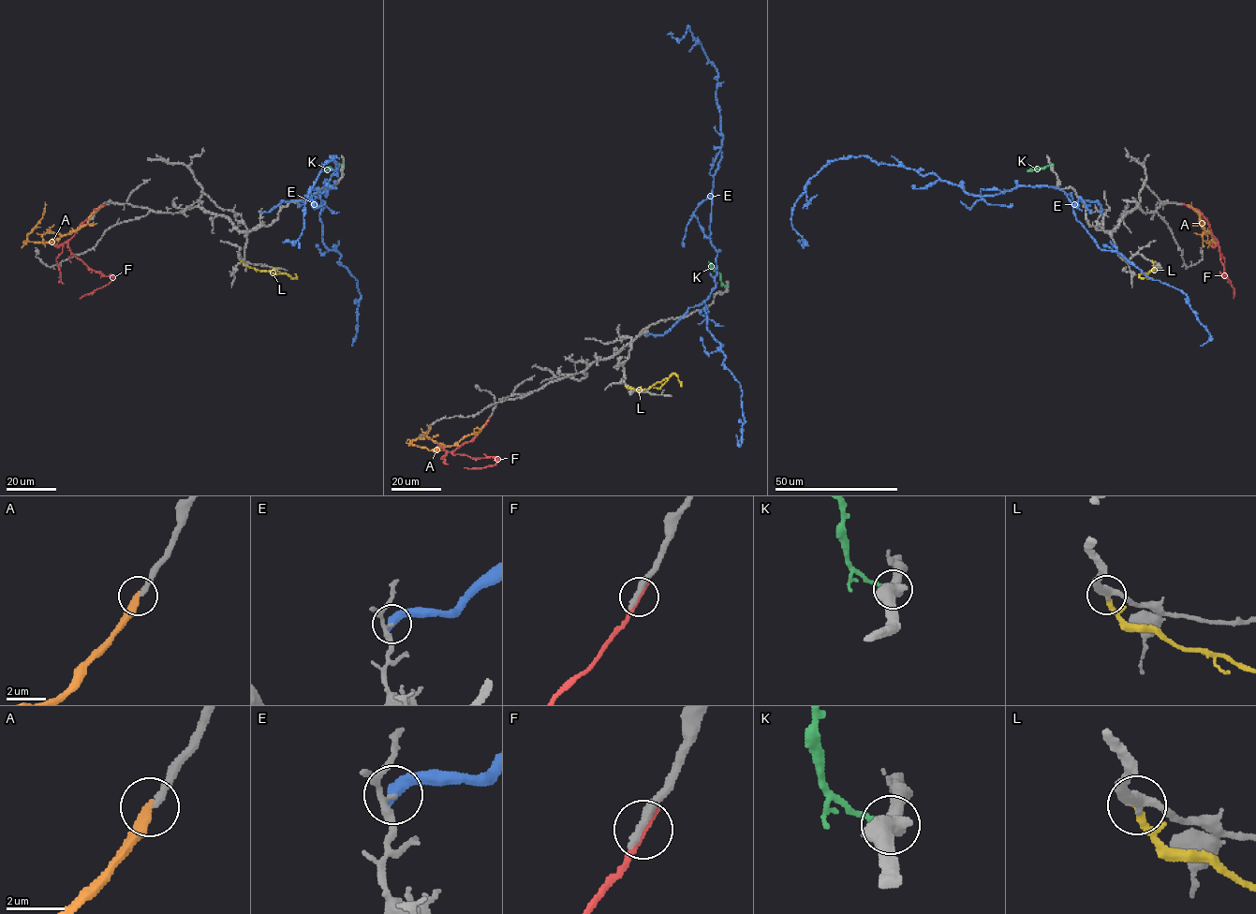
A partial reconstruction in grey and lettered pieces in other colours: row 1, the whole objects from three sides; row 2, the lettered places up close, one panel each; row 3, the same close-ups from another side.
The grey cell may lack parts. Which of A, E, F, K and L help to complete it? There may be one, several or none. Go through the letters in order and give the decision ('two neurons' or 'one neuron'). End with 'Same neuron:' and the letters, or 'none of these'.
A: one neuron
E: two neurons
F: two neurons
K: two neurons
L: two neurons
Same neuron: A

